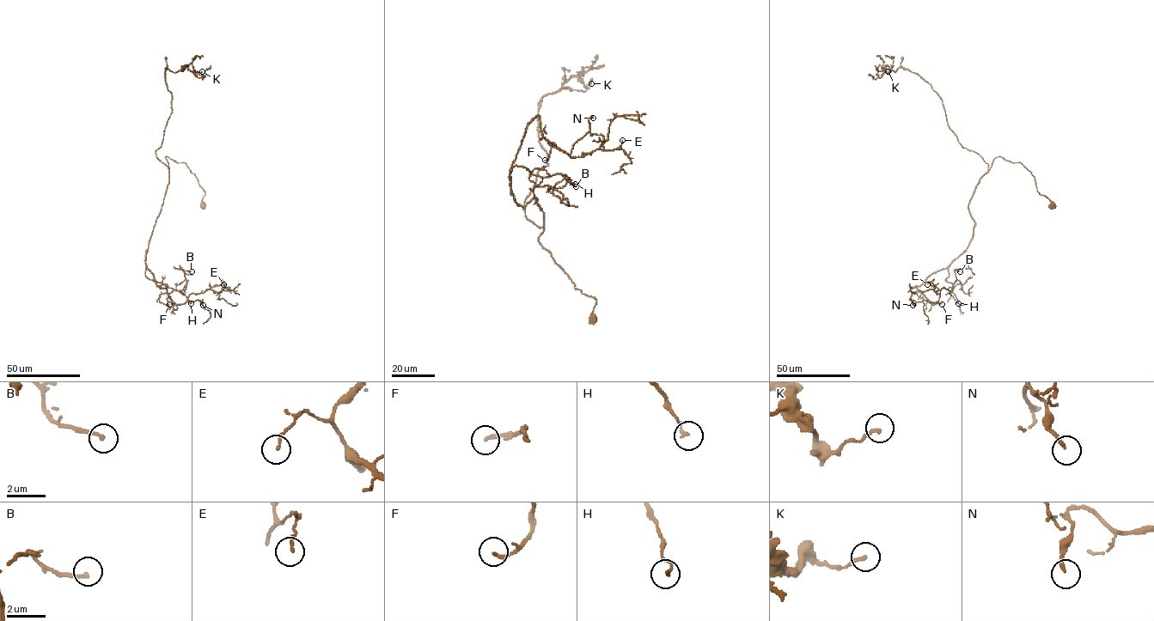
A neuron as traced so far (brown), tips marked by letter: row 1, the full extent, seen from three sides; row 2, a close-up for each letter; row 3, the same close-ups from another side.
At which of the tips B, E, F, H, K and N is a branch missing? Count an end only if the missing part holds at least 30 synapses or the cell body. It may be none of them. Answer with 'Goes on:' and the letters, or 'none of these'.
Goes on: F

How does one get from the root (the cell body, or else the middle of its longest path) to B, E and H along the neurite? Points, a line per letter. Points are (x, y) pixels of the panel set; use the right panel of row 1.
B: (1053, 205), (1022, 164), (997, 157), (968, 204), (973, 233), (948, 269), (951, 290), (955, 271), (960, 271)
E: (1053, 205), (1022, 164), (997, 157), (968, 206), (968, 246), (911, 288), (935, 304), (927, 284)
H: (1053, 205), (1020, 162), (993, 160), (968, 206), (972, 239), (948, 269), (945, 279), (958, 303)

